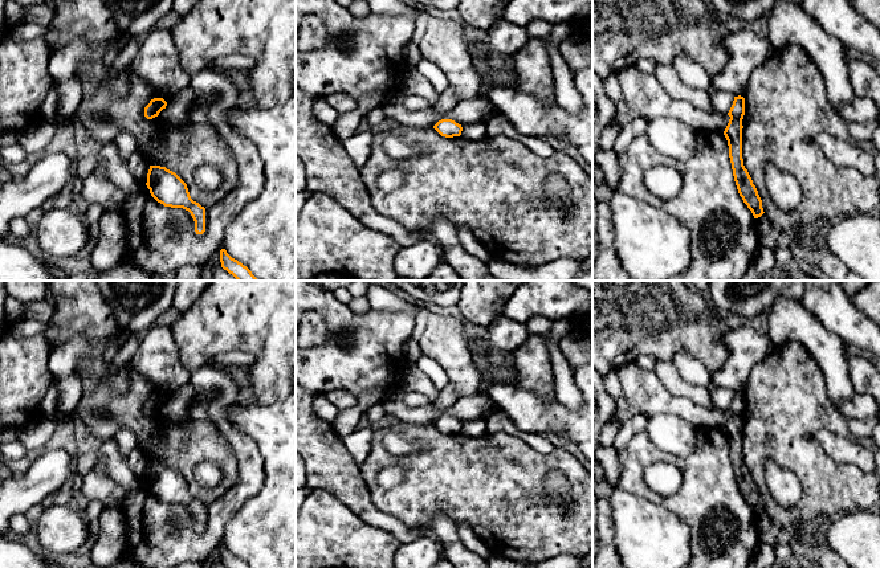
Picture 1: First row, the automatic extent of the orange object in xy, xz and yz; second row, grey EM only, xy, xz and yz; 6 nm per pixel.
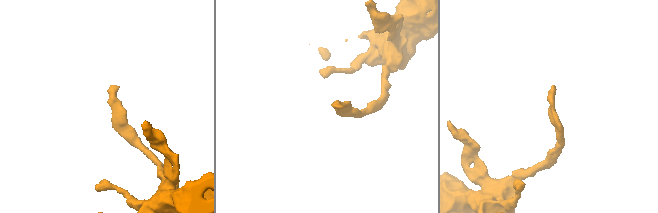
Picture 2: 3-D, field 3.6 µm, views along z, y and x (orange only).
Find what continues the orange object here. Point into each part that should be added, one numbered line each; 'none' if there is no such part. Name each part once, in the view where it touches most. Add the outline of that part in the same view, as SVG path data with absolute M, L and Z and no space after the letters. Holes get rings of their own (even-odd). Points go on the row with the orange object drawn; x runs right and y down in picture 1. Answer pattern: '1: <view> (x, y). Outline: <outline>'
none

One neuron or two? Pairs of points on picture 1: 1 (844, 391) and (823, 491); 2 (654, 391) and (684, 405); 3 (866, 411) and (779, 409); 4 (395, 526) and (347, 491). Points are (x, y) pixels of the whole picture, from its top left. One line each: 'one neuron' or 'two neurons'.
1: two neurons
2: one neuron
3: two neurons
4: one neuron

